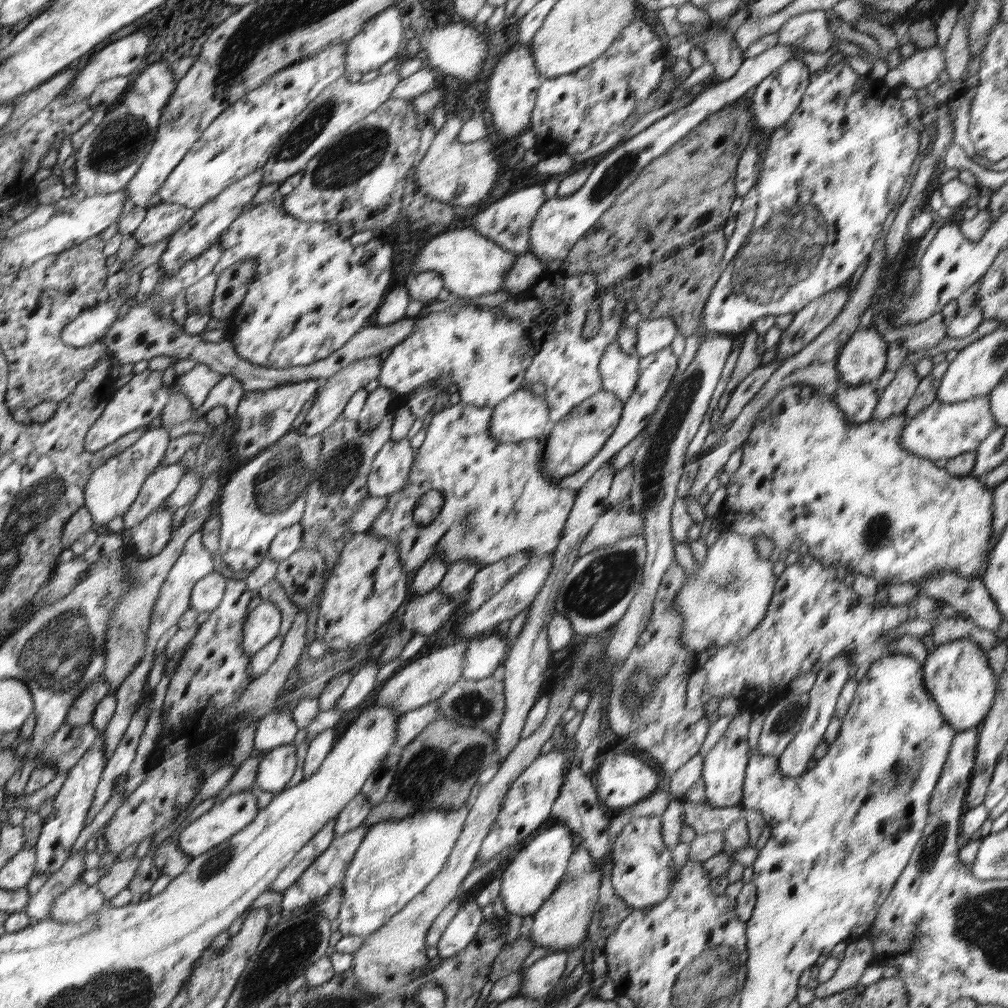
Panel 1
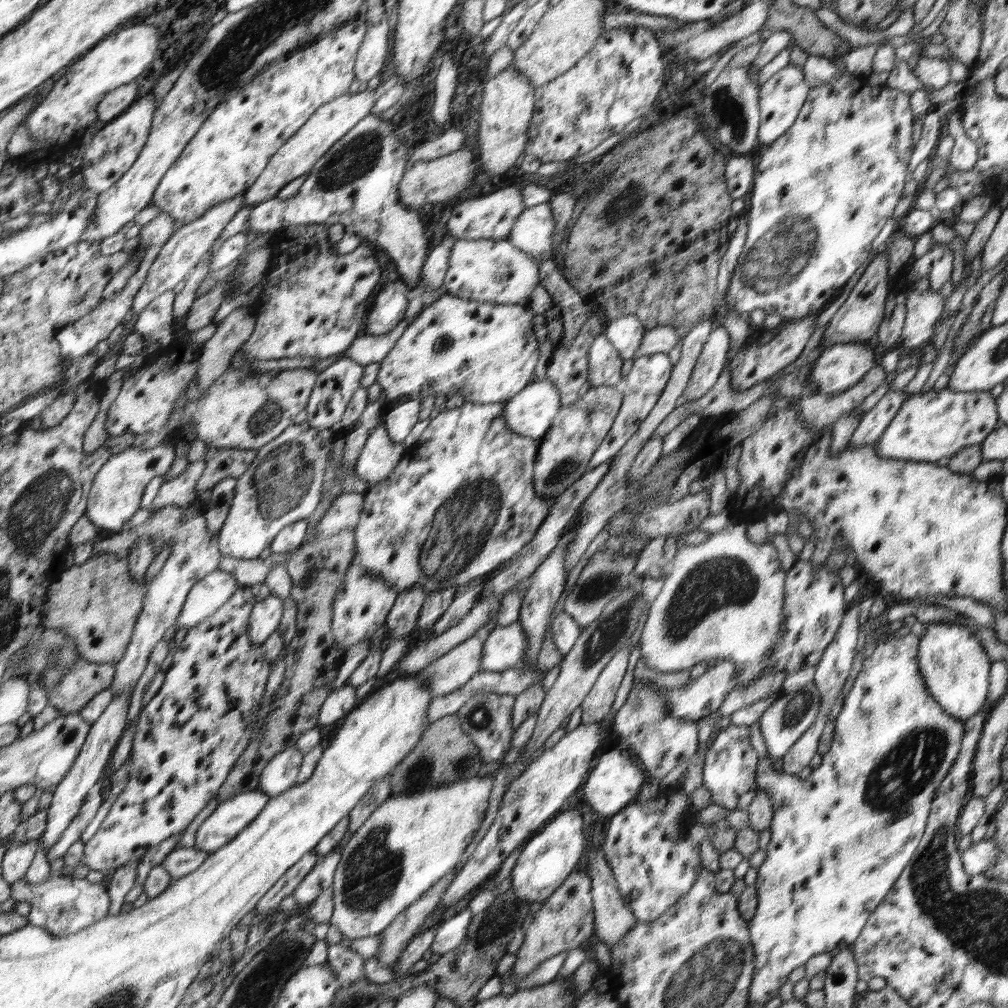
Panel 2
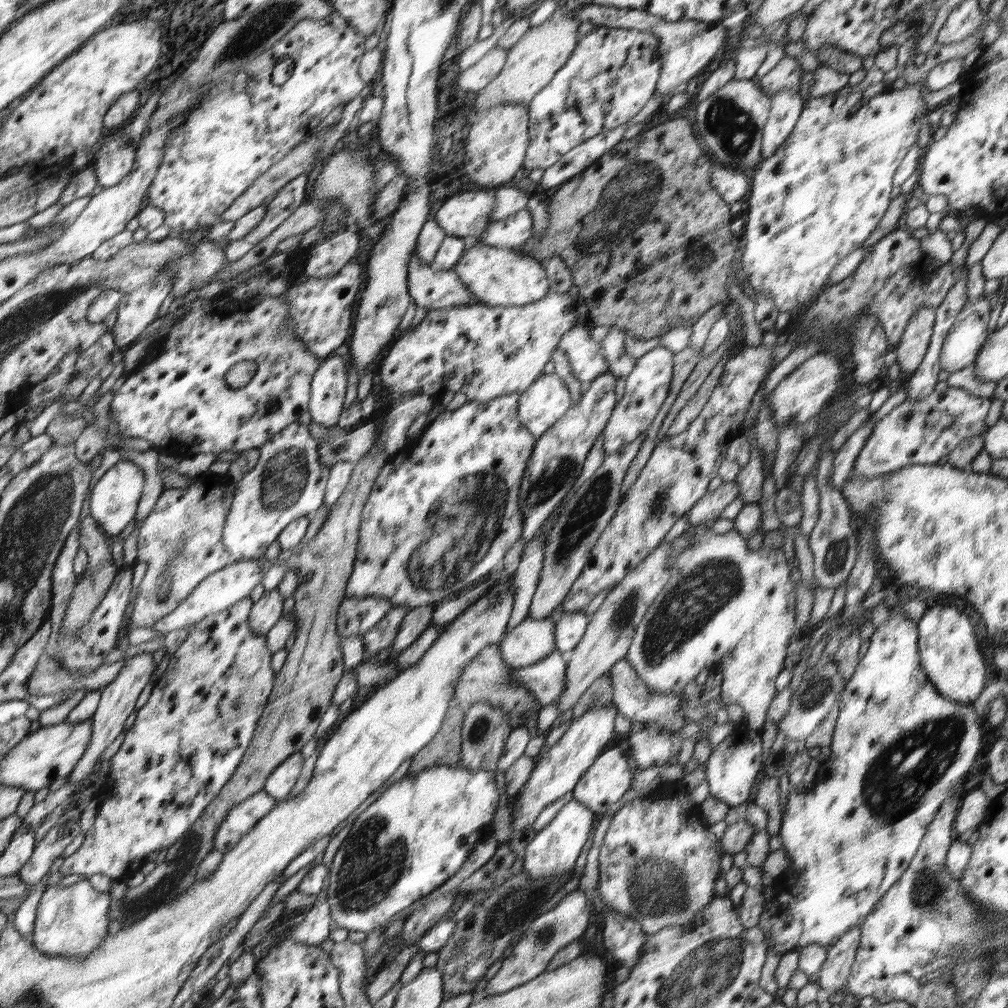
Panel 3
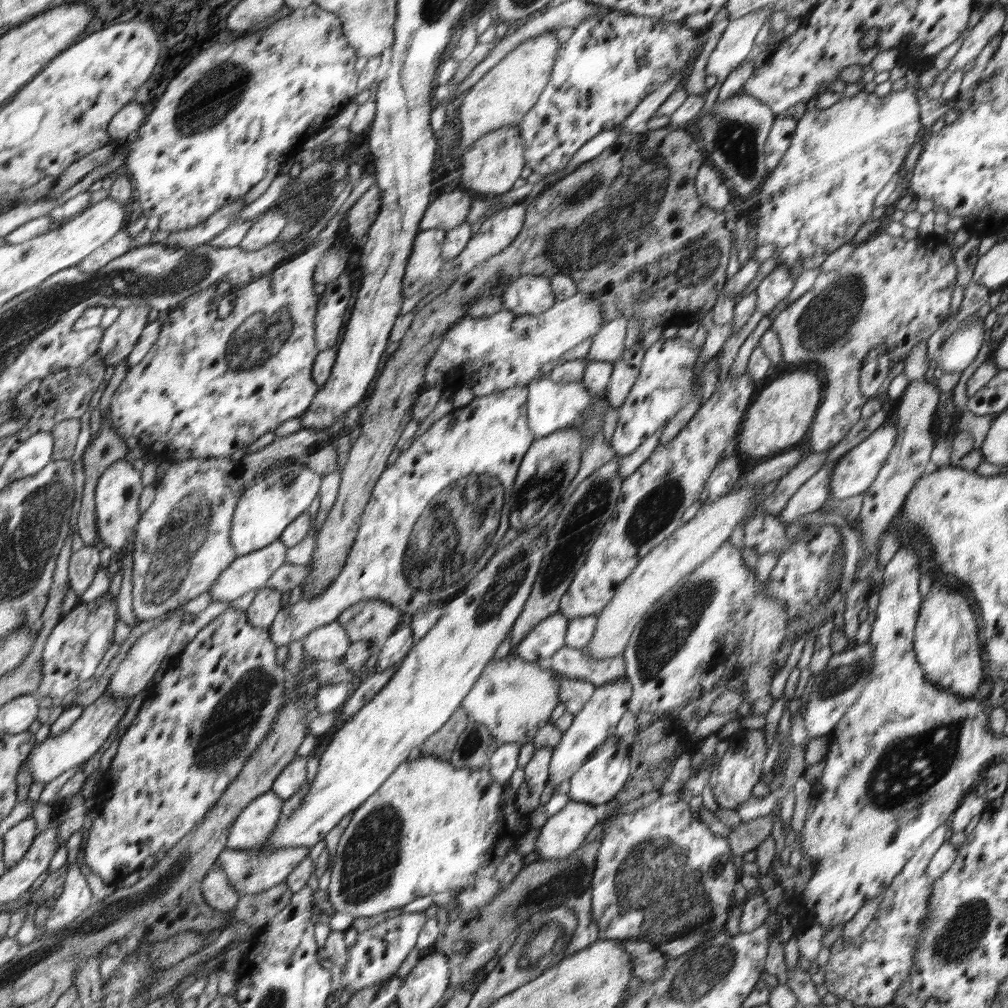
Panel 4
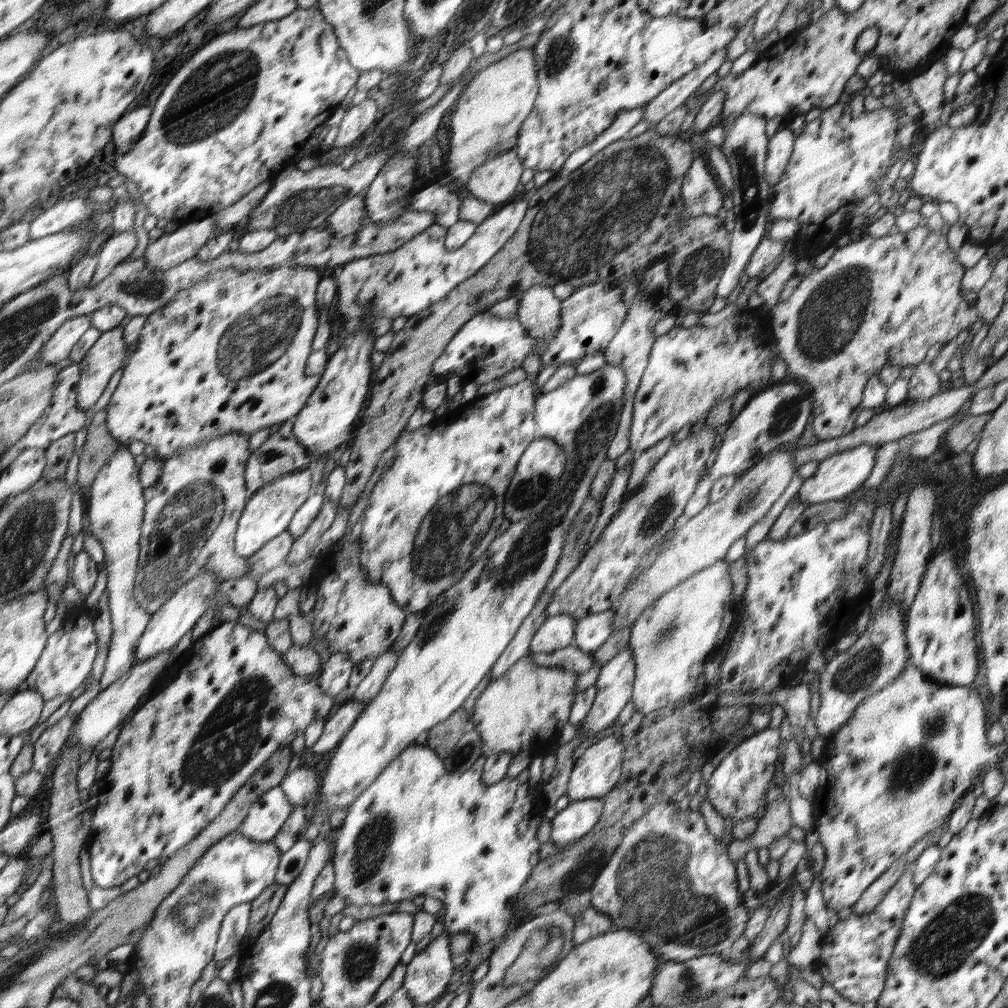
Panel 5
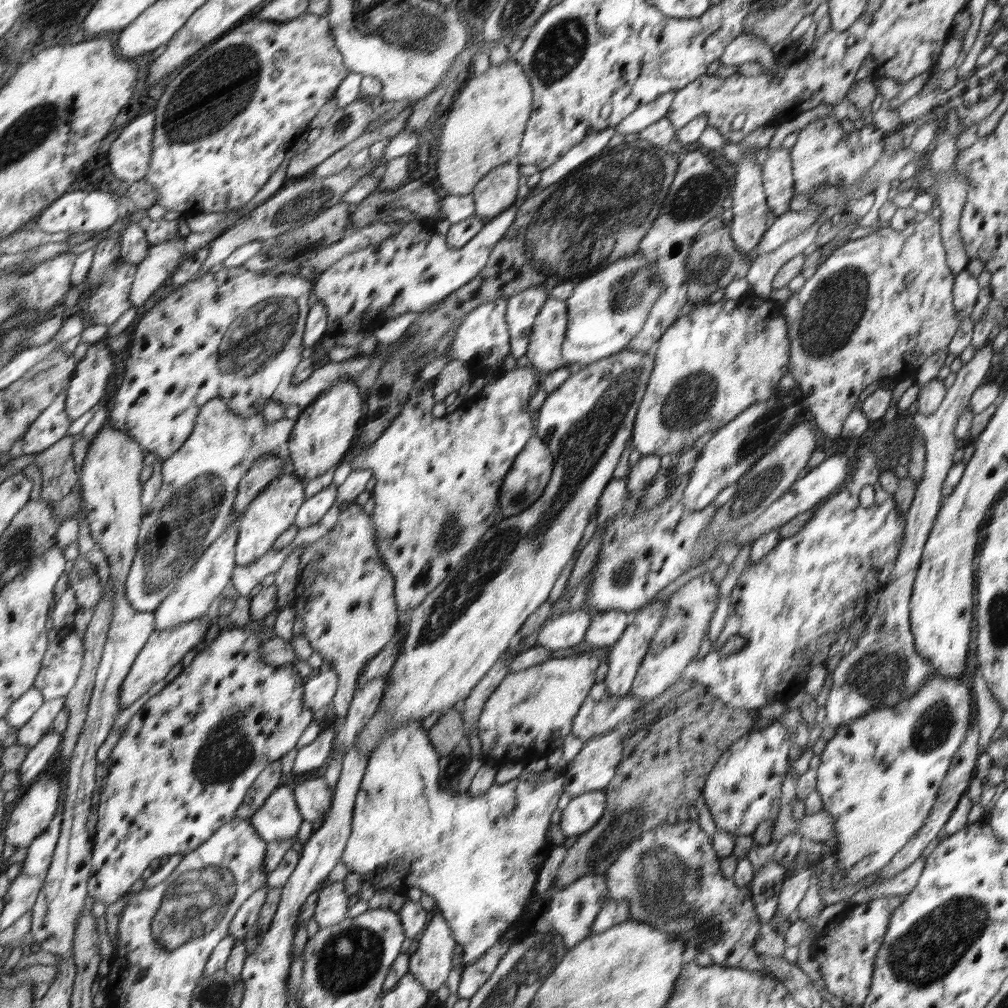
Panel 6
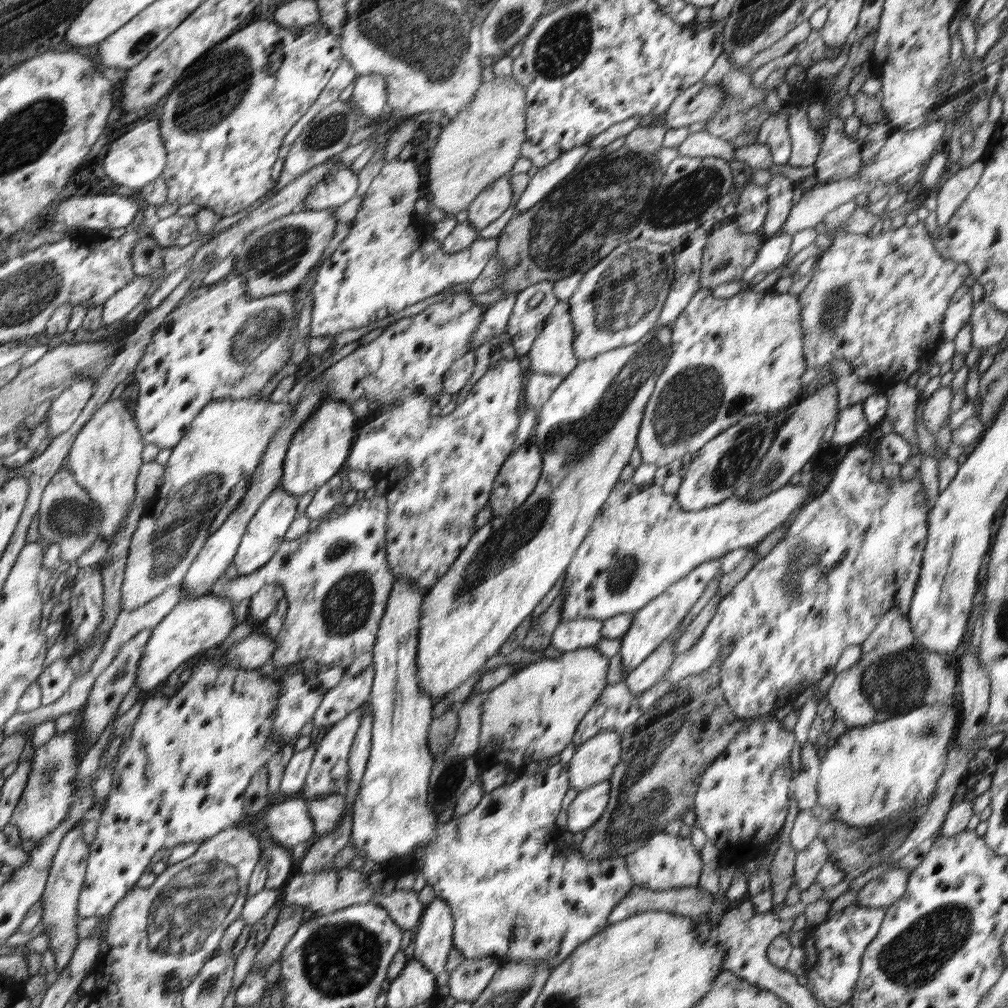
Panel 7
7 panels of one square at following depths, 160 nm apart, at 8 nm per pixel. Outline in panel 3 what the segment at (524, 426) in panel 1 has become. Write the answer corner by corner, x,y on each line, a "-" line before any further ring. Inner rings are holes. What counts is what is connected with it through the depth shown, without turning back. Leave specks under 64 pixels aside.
555,373
546,374
521,393
519,416
535,437
541,437
572,406
569,387

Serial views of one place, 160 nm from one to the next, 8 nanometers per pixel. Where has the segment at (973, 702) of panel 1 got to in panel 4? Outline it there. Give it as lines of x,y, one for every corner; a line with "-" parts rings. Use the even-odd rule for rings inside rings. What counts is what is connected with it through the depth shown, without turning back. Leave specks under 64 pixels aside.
936,583
923,598
914,631
914,652
924,676
938,688
972,696
982,682
985,664
980,654
981,633
966,598
948,586

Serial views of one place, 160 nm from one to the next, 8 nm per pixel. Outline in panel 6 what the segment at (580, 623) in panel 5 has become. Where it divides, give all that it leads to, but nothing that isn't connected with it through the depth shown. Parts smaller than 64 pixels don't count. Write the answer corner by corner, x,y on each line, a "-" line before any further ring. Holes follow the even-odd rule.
620,610
595,614
584,641
594,648
611,646
624,634
630,621
631,614

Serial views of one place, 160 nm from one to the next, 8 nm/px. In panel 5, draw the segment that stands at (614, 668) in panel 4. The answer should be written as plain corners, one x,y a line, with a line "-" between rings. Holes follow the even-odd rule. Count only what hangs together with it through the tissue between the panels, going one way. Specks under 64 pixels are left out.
569,645
558,651
549,653
529,653
528,655
534,663
542,667
560,667
567,671
574,671
575,673
582,674
592,667
600,666
600,668
602,668
601,664
598,665
594,663
592,653
592,651
580,650
576,645

